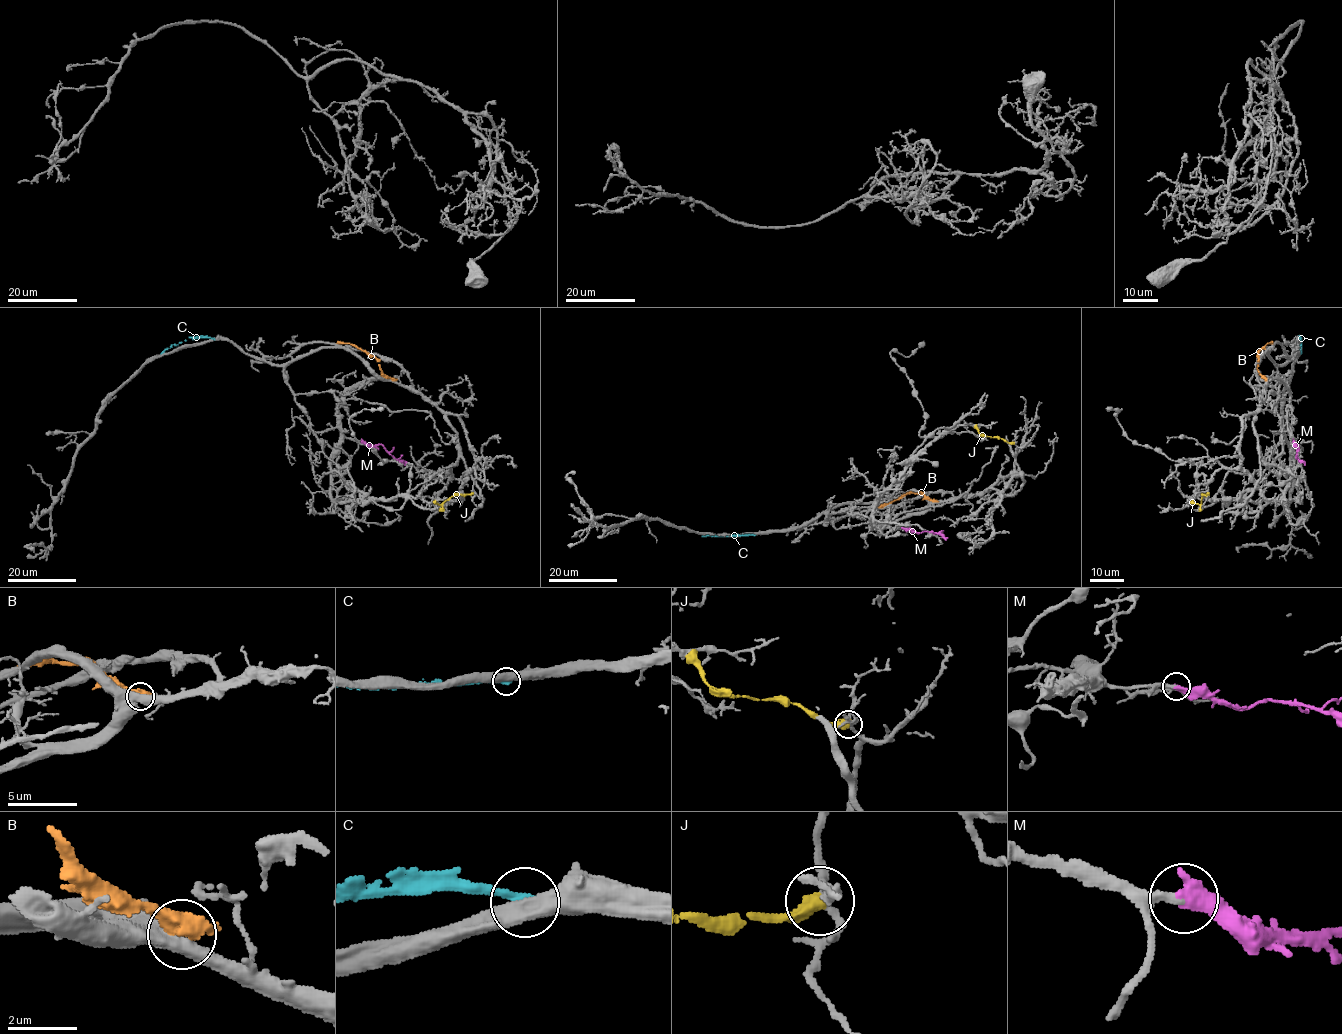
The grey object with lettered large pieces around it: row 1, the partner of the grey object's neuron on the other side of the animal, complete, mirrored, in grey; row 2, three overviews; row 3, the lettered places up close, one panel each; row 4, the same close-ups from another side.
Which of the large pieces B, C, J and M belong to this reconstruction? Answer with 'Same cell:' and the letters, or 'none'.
Same cell: M

